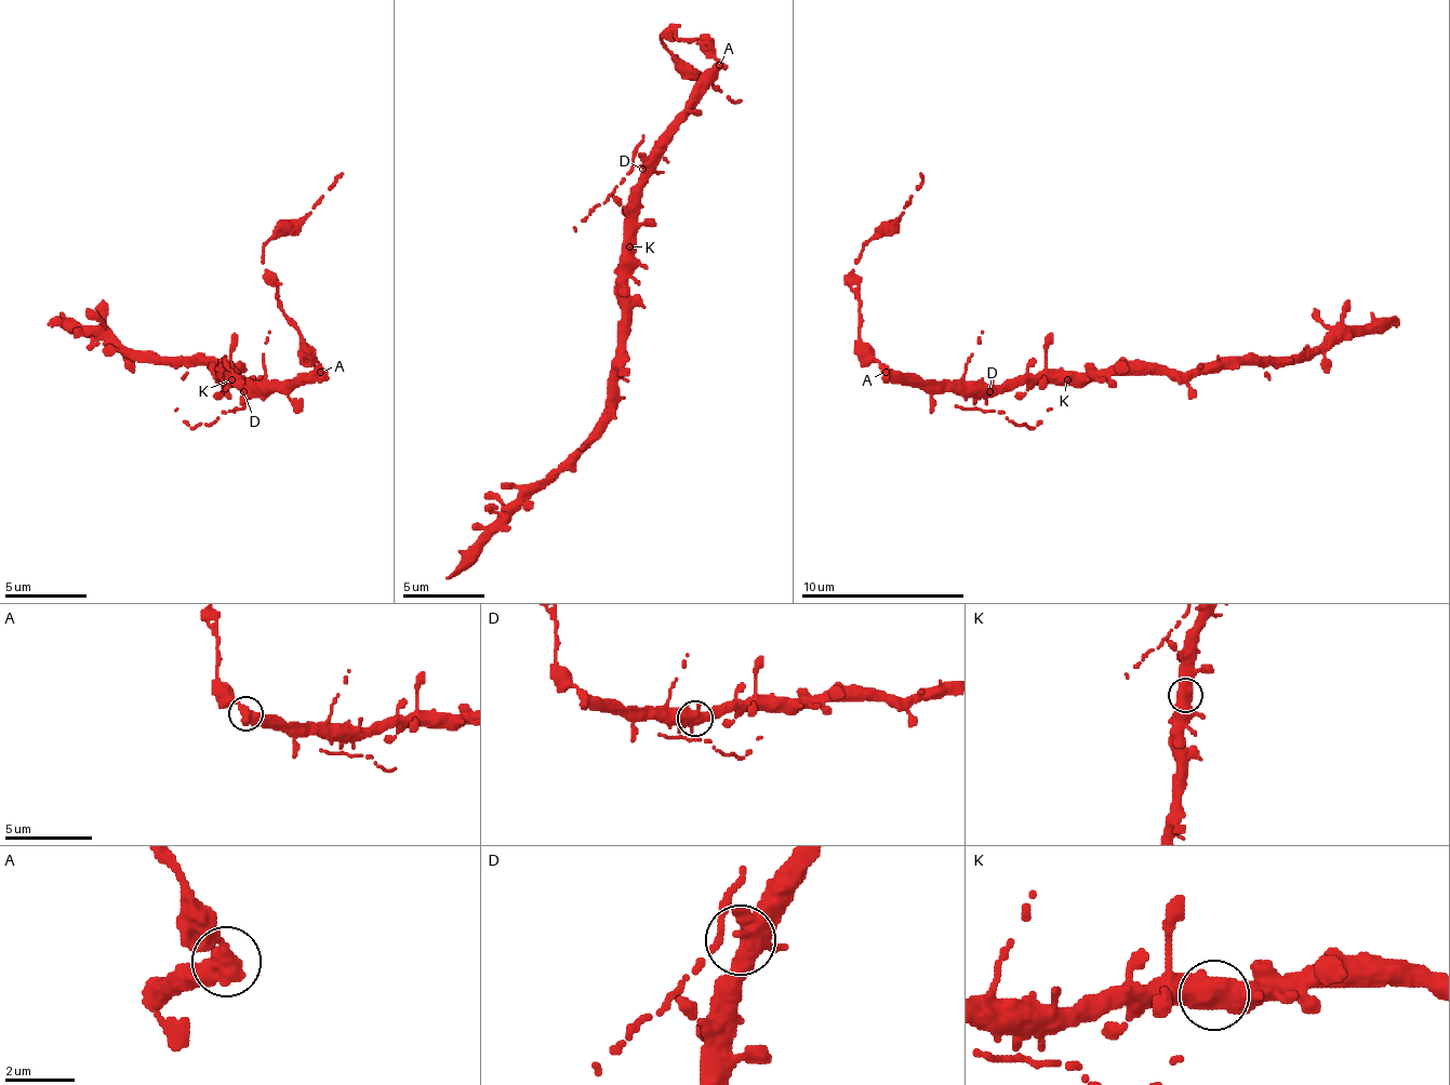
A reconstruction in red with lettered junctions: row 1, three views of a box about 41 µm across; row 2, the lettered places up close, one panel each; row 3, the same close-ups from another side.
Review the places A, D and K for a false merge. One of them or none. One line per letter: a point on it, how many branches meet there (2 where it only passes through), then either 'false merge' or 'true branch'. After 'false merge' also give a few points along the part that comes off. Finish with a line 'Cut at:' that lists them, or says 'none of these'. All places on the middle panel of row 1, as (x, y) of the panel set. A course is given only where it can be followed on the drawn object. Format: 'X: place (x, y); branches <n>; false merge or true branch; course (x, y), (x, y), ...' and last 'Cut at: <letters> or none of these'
A: place (719, 65); branches 2; false merge; course (720, 66), (700, 38), (663, 38), (712, 86), (741, 104)
D: place (642, 169); branches 3; true branch
K: place (629, 246); branches 2; true branch
Cut at: A

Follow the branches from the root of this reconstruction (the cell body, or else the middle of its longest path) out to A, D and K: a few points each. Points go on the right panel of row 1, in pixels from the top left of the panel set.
A: (1022, 379), (1001, 387), (912, 387), (899, 383), (887, 371)
D: (1022, 379), (989, 391)
K: (1022, 379), (1034, 383), (1063, 383), (1067, 379)

